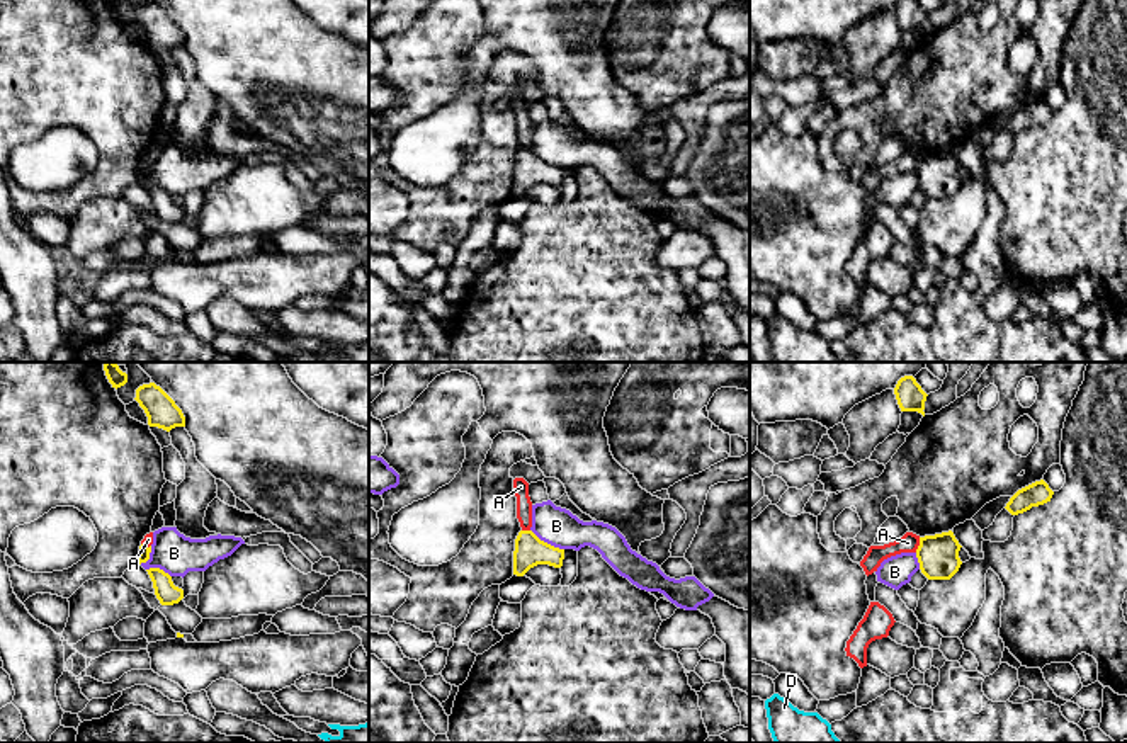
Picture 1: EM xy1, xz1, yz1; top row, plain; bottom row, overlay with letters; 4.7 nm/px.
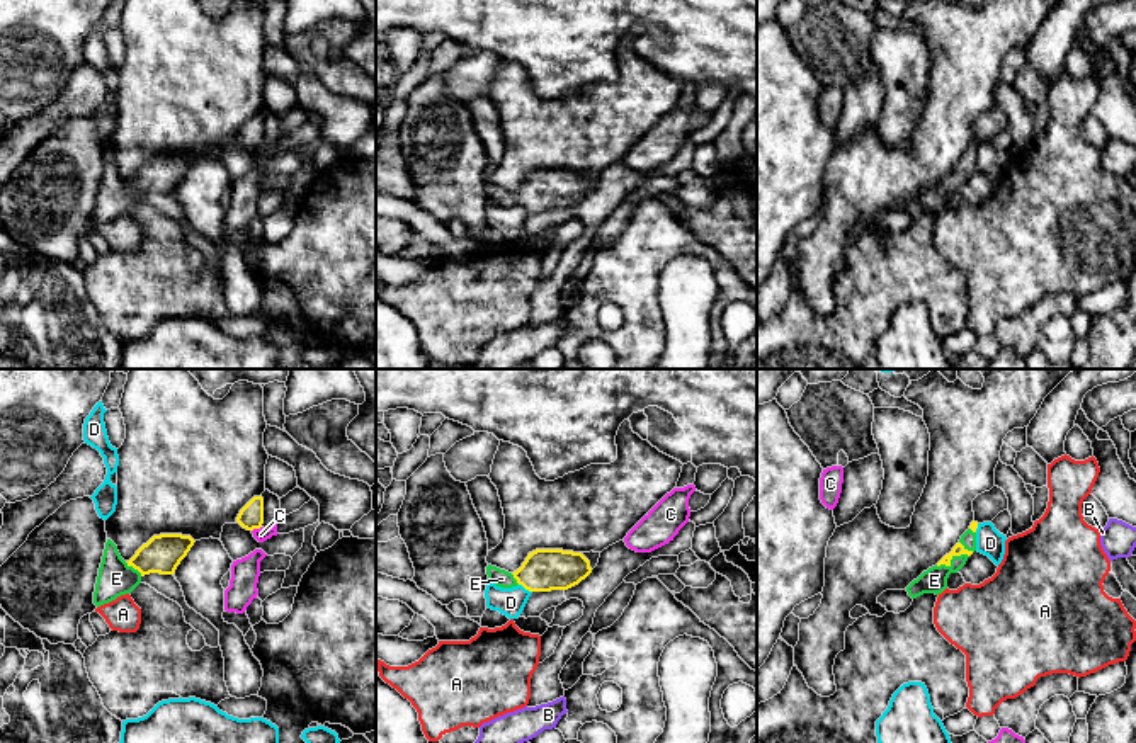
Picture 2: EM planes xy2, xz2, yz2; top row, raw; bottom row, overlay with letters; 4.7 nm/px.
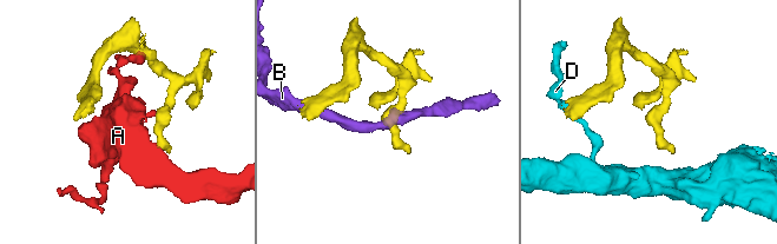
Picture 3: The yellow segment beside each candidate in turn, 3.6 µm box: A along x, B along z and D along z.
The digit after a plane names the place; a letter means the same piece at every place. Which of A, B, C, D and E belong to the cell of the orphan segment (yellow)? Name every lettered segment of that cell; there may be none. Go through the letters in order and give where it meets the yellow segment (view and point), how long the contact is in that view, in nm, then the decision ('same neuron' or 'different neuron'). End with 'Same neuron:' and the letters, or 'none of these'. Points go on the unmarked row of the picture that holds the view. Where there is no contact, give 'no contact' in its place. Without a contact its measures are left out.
A: yz1 (920, 164) | 80 nm | different neuron
B: xz1 (546, 162) | 190 nm | different neuron
C: xy2 (255, 147) | 50 nm | different neuron
D: xz2 (526, 208) | 80 nm | different neuron
E: yz2 (951, 177) | 200 nm | same neuron
Same neuron: E

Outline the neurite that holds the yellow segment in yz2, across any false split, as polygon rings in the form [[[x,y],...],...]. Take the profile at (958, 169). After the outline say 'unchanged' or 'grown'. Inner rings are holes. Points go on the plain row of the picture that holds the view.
[[[973,139],[952,170],[906,206],[912,218],[923,213],[939,214],[947,207],[949,194],[957,192],[966,184],[968,177],[976,170],[976,148],[978,141]]]; grown

